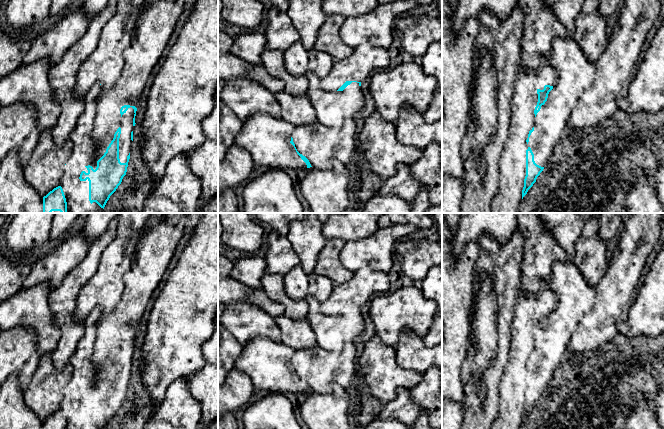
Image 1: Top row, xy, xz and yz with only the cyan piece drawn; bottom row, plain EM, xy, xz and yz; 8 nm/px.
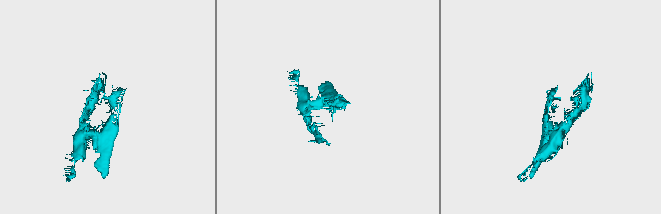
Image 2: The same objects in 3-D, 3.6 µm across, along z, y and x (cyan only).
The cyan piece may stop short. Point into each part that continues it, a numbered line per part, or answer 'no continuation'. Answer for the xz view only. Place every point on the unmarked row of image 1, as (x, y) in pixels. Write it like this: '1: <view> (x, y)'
1: xz (320, 368)

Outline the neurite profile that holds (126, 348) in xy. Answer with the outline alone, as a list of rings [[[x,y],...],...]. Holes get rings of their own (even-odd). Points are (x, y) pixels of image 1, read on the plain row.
[[[132,331],[122,339],[120,352],[121,358],[119,362],[119,383],[121,387],[127,386],[127,380],[130,377],[130,372],[132,368],[131,356],[133,355],[133,342],[134,333]]]

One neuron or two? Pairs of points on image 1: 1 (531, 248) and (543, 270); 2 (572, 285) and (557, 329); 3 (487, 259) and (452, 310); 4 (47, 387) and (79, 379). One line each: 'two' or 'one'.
1: one
2: one
3: two
4: two

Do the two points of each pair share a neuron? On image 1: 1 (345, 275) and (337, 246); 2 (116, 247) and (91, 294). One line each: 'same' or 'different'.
1: same
2: same

